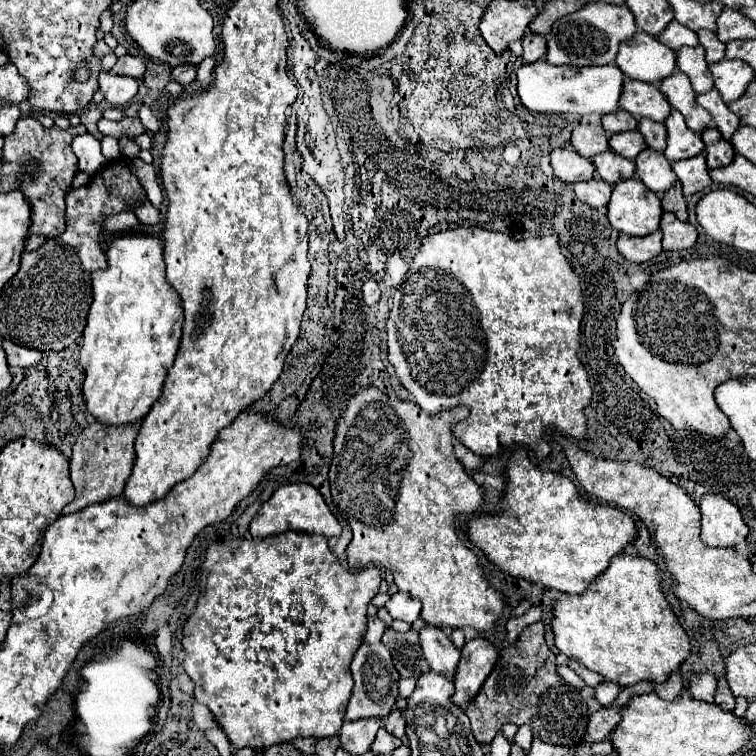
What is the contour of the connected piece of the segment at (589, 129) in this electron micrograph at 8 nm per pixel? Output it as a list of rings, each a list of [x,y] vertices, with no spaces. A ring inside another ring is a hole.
[[[579,124],[571,134],[571,146],[585,158],[609,150],[609,138],[599,124]]]

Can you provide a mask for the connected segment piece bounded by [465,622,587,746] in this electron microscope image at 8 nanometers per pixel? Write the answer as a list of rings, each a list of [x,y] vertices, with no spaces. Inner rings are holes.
[[[543,622],[527,626],[515,644],[501,650],[501,656],[487,676],[481,692],[467,706],[471,730],[479,744],[489,744],[499,728],[507,722],[517,726],[531,724],[533,736],[547,744],[579,746],[587,726],[587,702],[555,670],[555,654],[545,644]]]

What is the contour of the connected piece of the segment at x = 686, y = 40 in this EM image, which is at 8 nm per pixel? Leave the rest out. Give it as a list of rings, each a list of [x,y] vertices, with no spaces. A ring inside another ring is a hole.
[[[673,20],[659,36],[659,42],[673,48],[675,52],[683,46],[697,46],[699,40],[697,40],[697,34],[693,30],[689,30],[687,26],[679,24],[677,20]]]

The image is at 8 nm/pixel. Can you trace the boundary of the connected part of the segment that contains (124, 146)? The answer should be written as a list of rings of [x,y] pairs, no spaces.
[[[123,134],[123,136],[121,136],[121,154],[125,154],[127,158],[137,158],[139,152],[141,152],[141,148],[137,146],[135,138]]]

